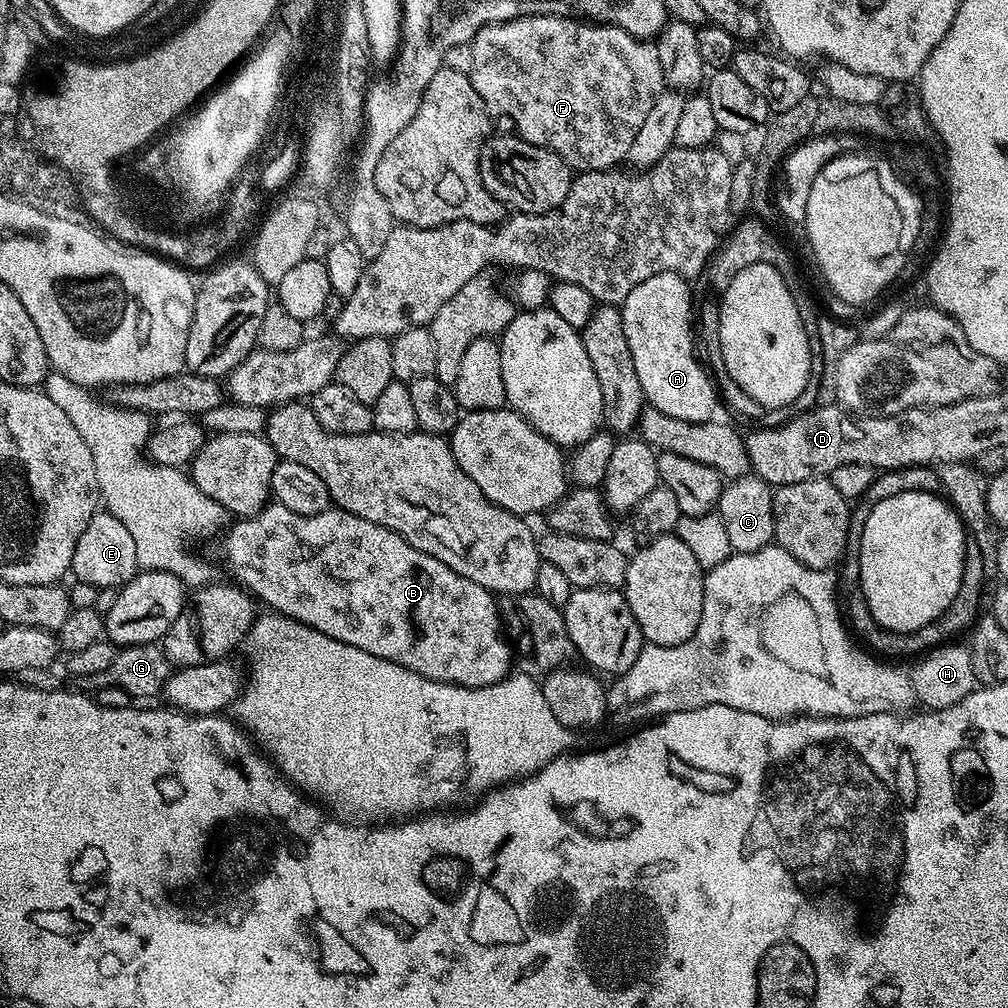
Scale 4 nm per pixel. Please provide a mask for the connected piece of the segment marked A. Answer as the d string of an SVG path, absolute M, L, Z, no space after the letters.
M673 272L654 274L654 278L646 278L646 282L634 286L634 290L626 294L619 309L622 326L626 329L626 342L630 342L630 354L634 354L634 370L638 374L638 382L642 382L645 401L651 407L662 410L662 414L670 414L670 418L682 418L682 422L707 422L717 415L718 393L705 365L699 364L692 353L694 324L692 328L692 292L688 284L685 277Z

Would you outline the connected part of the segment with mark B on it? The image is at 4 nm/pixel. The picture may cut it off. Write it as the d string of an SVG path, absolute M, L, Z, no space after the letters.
M269 502L258 514L245 516L232 523L227 525L223 533L223 536L225 535L224 560L232 571L231 579L251 593L261 605L268 604L264 606L271 611L278 612L281 616L289 616L291 620L310 626L338 642L349 644L358 650L366 650L366 654L374 654L378 658L386 658L394 664L406 666L414 670L414 674L422 674L422 678L430 678L434 682L481 688L505 680L513 671L514 648L509 637L502 631L502 617L497 597L482 586L478 586L478 582L470 582L470 578L462 578L462 574L450 570L450 566L438 562L438 558L410 546L410 542L406 542L397 532L392 532L386 526L366 522L366 518L358 518L335 506L330 506L325 512L313 516L299 516L294 514L294 510L286 510L286 506L275 502Z

